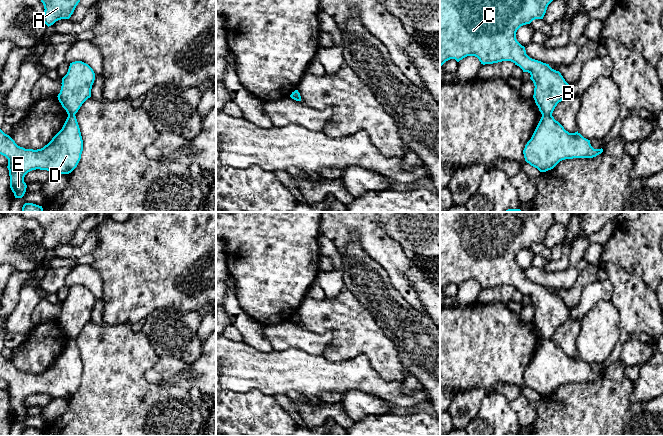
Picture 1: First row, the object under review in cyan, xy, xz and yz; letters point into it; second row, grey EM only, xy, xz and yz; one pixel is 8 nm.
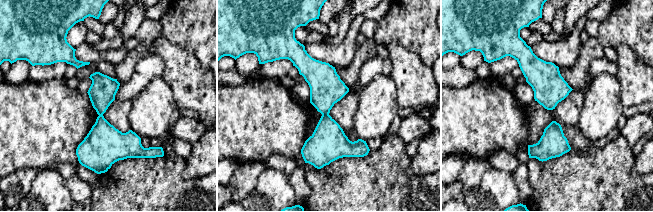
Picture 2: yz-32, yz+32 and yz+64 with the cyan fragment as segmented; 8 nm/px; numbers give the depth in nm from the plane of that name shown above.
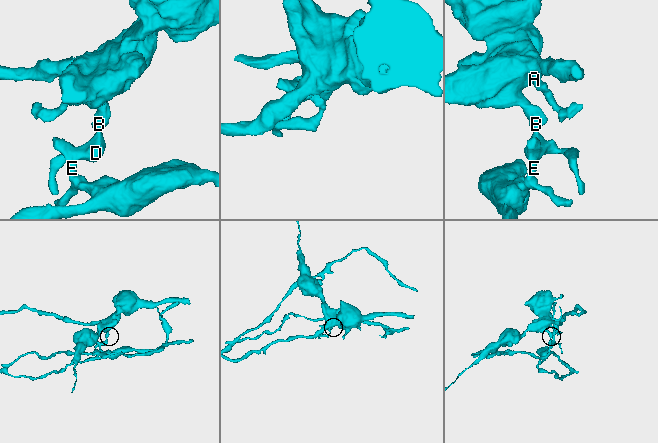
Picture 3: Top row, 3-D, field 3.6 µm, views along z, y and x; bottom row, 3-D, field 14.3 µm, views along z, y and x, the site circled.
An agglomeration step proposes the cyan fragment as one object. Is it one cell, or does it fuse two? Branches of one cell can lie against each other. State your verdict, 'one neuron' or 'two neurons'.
two neurons

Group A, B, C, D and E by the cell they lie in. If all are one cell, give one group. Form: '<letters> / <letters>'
A B C / D E

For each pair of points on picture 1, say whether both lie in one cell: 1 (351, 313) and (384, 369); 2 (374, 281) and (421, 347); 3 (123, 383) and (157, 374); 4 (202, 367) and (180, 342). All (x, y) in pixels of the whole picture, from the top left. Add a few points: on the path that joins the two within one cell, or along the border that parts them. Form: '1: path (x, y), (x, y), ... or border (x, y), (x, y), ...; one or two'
1: path (357, 327), (383, 355); one
2: path (380, 297), (391, 312), (410, 331); one
3: border (159, 357), (146, 371), (146, 379), (150, 383); two
4: border (204, 340), (201, 346), (201, 354), (189, 364); two

